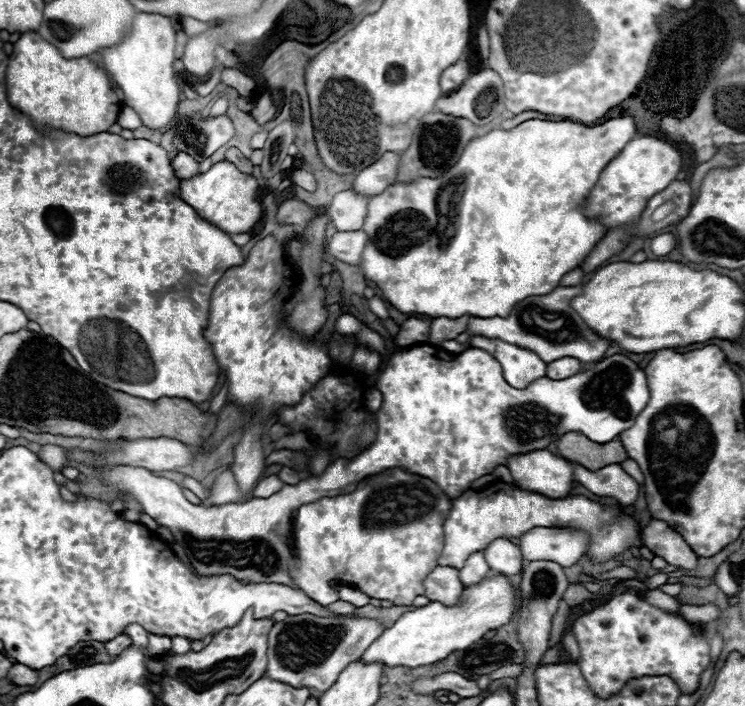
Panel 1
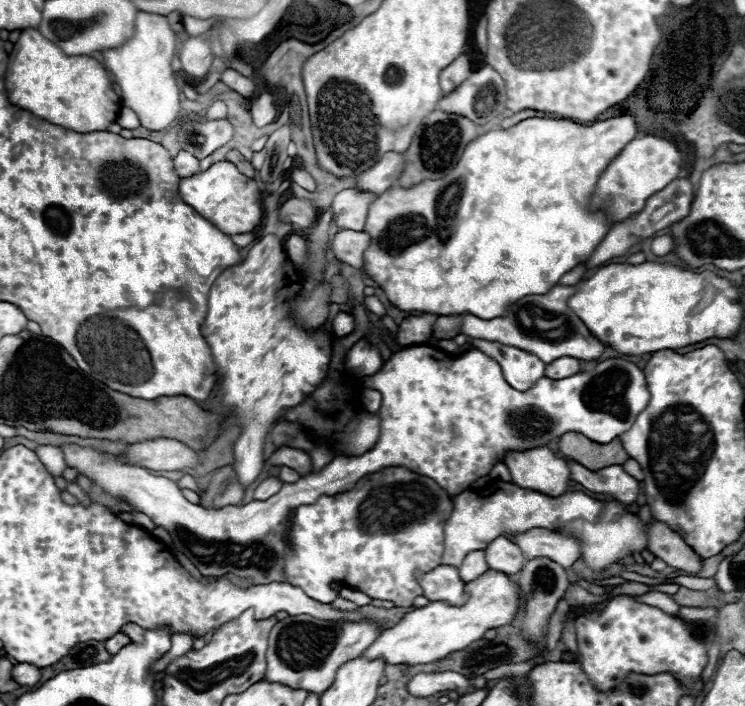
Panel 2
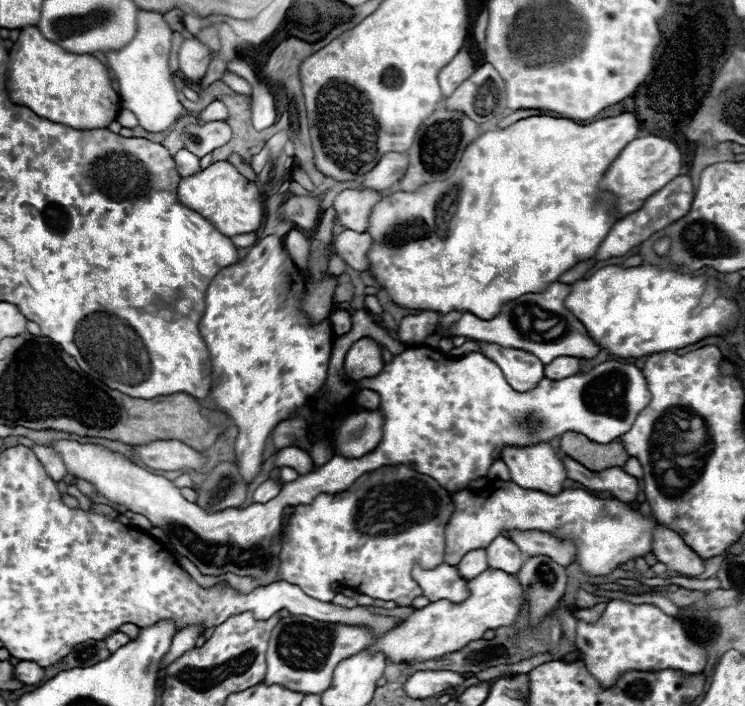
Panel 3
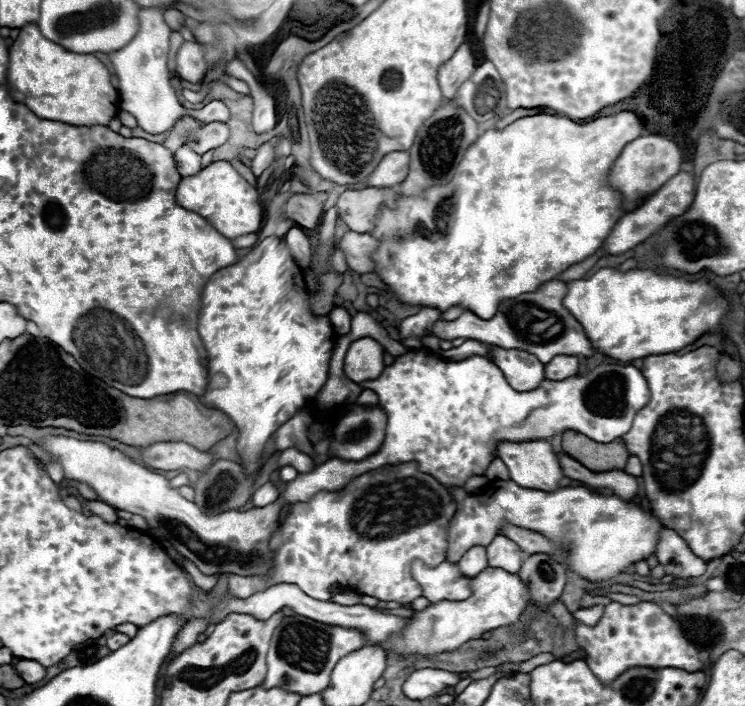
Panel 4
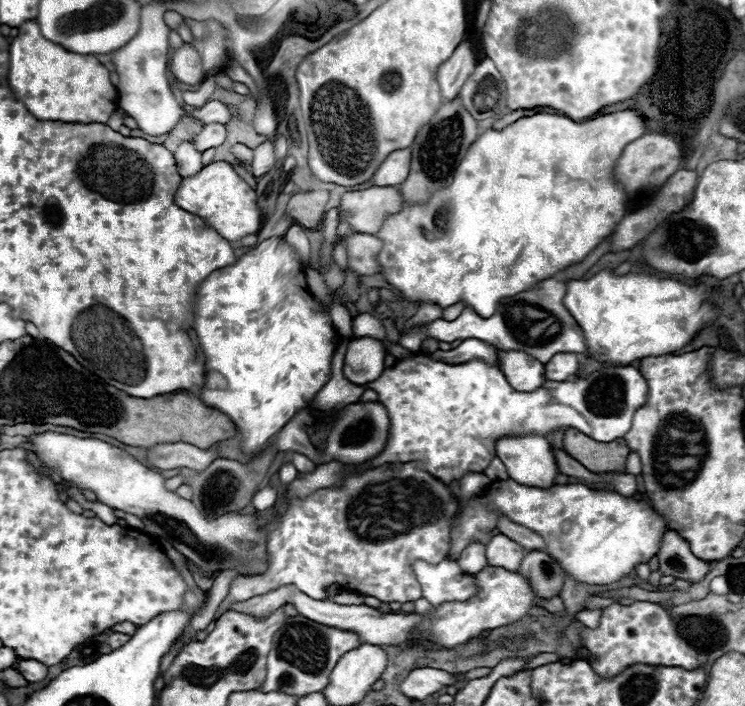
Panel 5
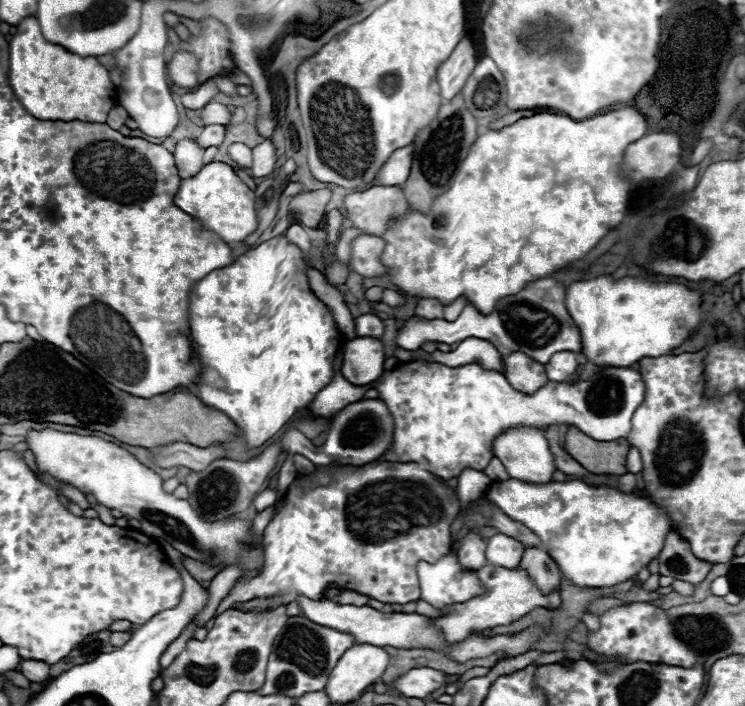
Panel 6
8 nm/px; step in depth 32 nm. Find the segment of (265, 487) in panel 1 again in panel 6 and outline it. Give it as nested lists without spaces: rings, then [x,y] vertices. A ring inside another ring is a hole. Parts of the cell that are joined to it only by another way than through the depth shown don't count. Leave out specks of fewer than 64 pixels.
[[[266,488],[264,492],[260,492],[258,496],[256,496],[256,500],[252,502],[254,506],[256,506],[256,510],[260,512],[260,510],[264,510],[264,508],[268,508],[268,506],[272,506],[274,502],[276,502],[276,492],[274,490],[270,490],[270,488]]]

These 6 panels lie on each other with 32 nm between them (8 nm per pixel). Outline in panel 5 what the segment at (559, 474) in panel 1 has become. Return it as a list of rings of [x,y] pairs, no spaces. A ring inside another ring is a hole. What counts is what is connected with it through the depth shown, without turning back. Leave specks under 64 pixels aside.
[[[502,436],[496,440],[496,456],[504,462],[508,476],[520,484],[548,488],[556,480],[556,458],[544,436]]]

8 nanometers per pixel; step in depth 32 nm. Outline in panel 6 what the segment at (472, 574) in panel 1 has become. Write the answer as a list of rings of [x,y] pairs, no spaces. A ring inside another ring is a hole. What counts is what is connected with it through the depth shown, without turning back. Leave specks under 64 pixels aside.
[[[470,532],[460,550],[458,550],[458,558],[460,562],[466,566],[466,568],[472,568],[472,570],[480,570],[484,564],[486,564],[486,556],[484,556],[484,550],[486,550],[486,540],[482,540],[476,532]]]

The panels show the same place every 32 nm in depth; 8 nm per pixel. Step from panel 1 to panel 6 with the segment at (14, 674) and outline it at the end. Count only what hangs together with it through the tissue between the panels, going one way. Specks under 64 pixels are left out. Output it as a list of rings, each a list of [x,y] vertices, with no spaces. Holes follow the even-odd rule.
[[[22,660],[20,662],[20,672],[30,680],[30,682],[44,682],[48,680],[48,664],[40,660]]]

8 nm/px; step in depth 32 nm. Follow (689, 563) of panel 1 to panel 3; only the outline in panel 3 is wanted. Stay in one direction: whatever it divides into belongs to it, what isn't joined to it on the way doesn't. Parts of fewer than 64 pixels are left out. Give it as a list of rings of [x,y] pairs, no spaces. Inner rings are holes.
[[[660,524],[660,534],[656,534],[654,538],[654,546],[652,546],[652,554],[666,564],[666,568],[672,574],[678,576],[688,576],[688,578],[696,578],[704,572],[704,560],[700,556],[696,556],[692,552],[692,548],[686,546],[686,542],[680,538],[680,534],[672,532],[670,528],[664,528]]]

